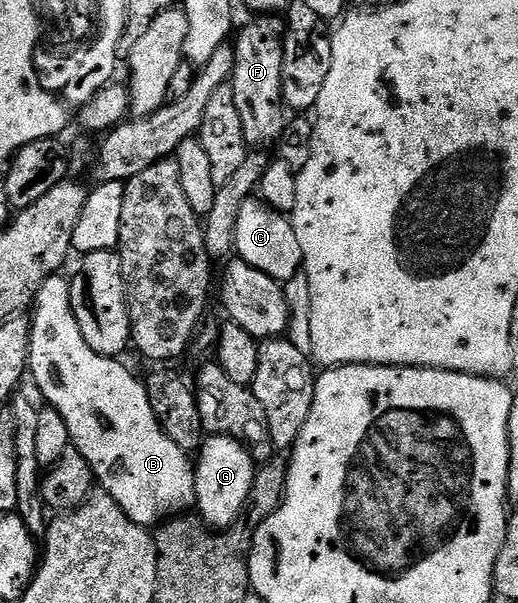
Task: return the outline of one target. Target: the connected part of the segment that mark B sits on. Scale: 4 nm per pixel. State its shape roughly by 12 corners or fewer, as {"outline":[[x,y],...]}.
{"outline":[[69,281],[34,293],[30,380],[133,522],[196,503],[148,389],[78,330]]}

